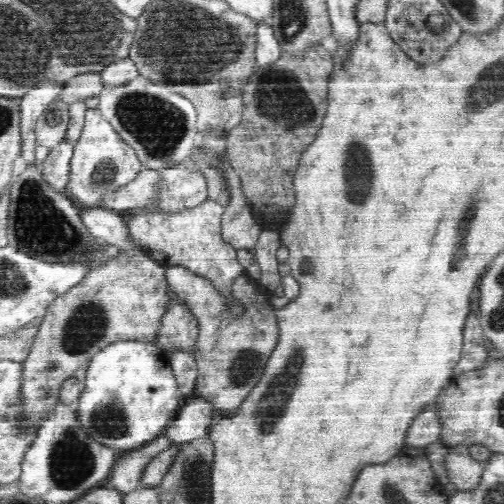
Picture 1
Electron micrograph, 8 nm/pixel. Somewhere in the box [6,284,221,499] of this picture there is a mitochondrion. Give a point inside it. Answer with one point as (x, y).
(71, 463)

